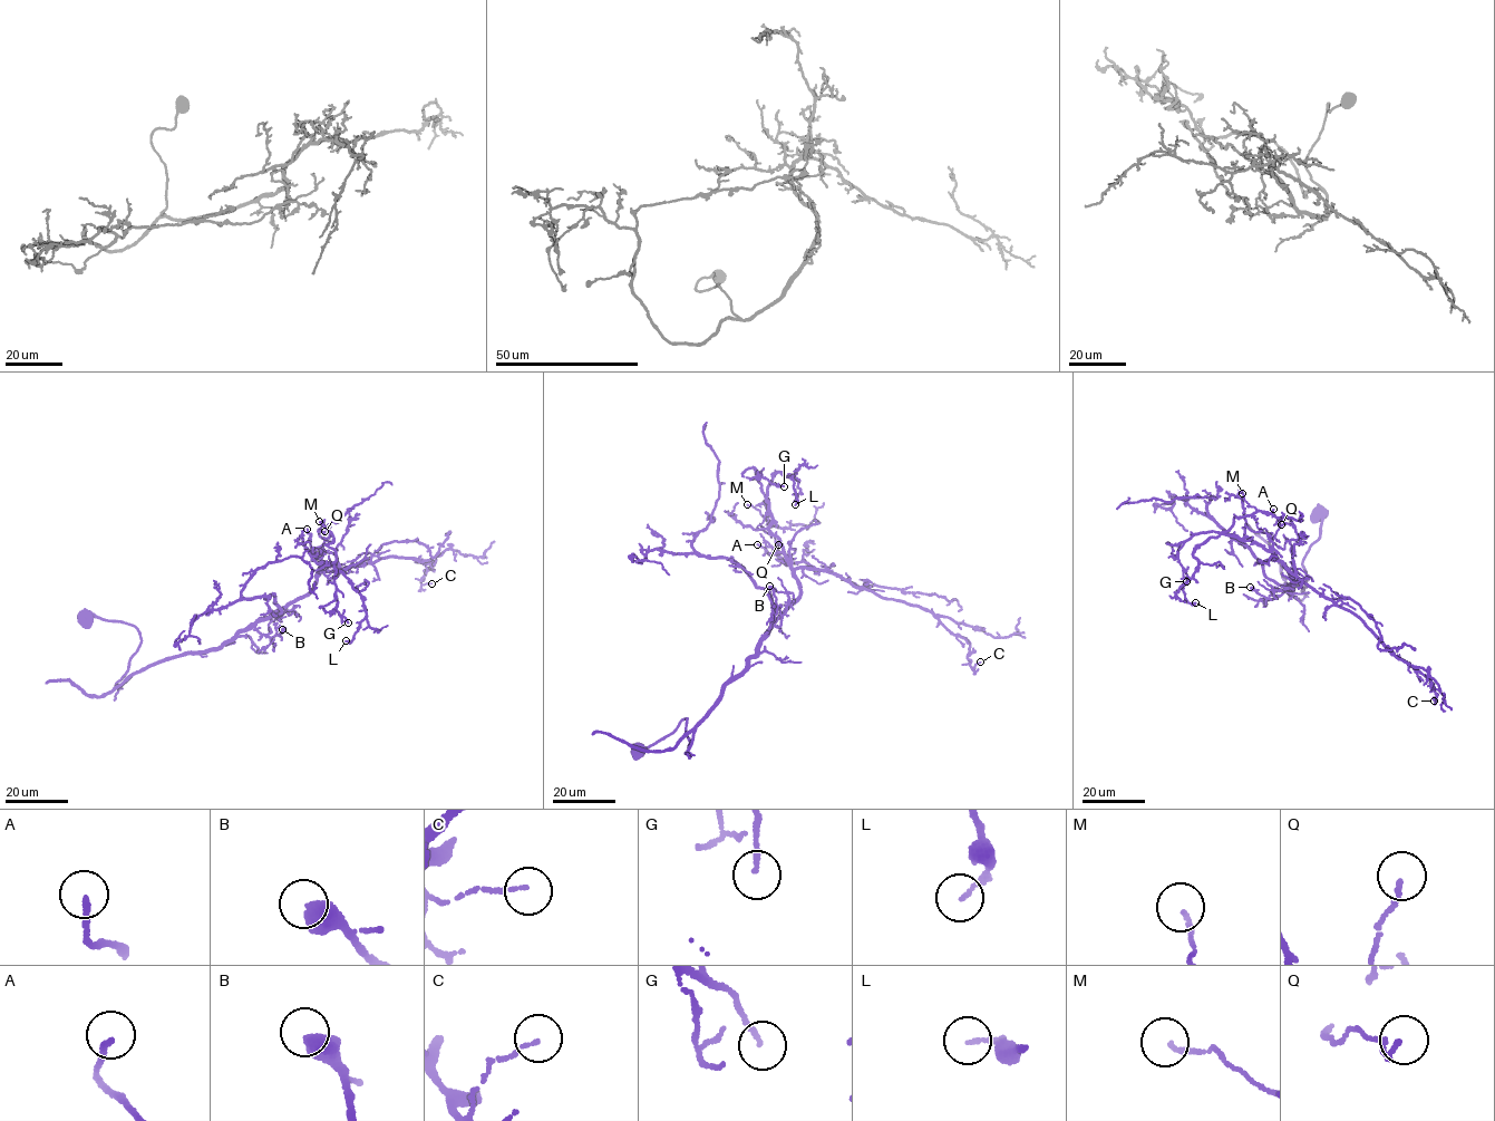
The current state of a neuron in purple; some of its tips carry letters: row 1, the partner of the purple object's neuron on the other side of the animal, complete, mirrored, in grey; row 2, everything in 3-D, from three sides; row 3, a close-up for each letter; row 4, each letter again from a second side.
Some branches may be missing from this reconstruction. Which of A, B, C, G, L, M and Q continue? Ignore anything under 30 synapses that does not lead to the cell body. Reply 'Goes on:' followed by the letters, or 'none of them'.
Goes on: none of them

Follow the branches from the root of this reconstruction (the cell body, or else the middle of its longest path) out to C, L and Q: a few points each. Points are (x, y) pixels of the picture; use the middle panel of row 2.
C: (637, 751), (687, 718), (686, 753), (796, 602), (796, 569), (924, 608), (968, 640), (972, 669), (980, 662)
L: (637, 751), (687, 718), (686, 753), (796, 602), (801, 589), (769, 528), (773, 475), (796, 473), (795, 504)
Q: (637, 751), (687, 718), (686, 753), (796, 602), (795, 570), (814, 568), (785, 564), (778, 544)

